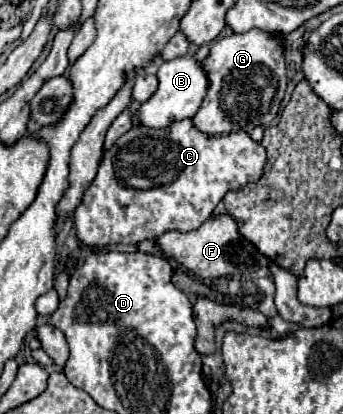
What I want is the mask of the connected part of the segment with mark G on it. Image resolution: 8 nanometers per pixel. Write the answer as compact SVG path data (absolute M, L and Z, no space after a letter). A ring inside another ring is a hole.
M253 28L245 34L225 36L211 46L203 64L209 76L209 92L191 118L199 132L213 138L239 130L249 134L255 126L269 126L279 112L287 86L283 44L275 34Z

